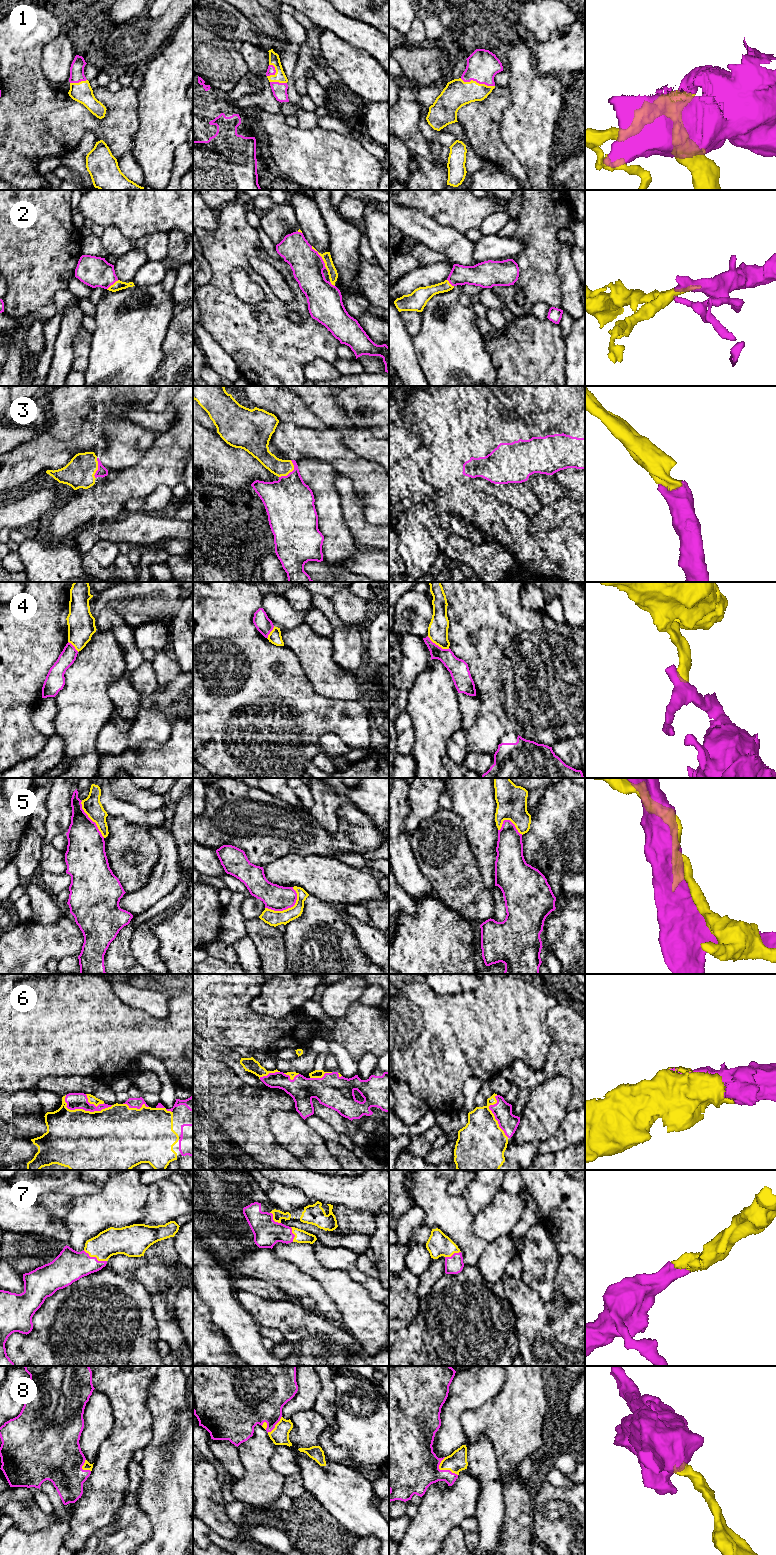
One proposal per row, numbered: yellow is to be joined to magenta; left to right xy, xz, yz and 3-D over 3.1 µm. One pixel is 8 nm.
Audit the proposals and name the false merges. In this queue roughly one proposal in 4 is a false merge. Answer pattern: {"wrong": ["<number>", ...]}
{"wrong": ["4", "5"]}

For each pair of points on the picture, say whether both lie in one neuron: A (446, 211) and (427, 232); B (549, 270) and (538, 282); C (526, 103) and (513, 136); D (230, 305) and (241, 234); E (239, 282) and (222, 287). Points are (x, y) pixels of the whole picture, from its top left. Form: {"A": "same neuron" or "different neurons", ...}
{"A": "different neurons", "B": "same neuron", "C": "same neuron", "D": "same neuron", "E": "different neurons"}

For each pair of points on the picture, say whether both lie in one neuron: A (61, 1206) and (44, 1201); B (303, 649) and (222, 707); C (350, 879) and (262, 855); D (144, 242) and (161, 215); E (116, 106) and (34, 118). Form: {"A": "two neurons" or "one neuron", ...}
{"A": "one neuron", "B": "two neurons", "C": "two neurons", "D": "two neurons", "E": "one neuron"}

